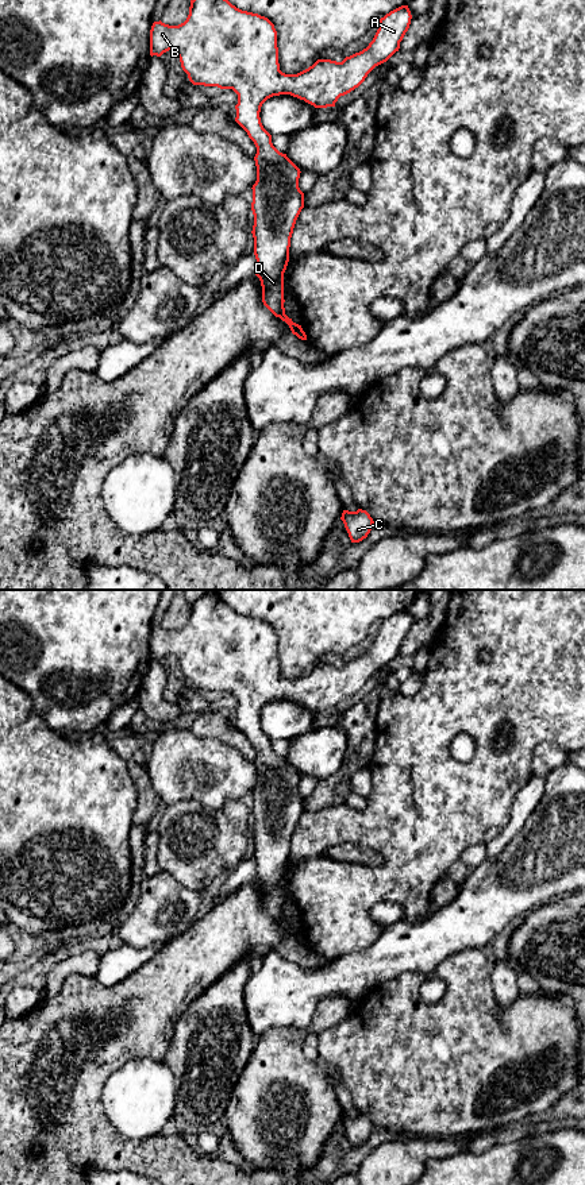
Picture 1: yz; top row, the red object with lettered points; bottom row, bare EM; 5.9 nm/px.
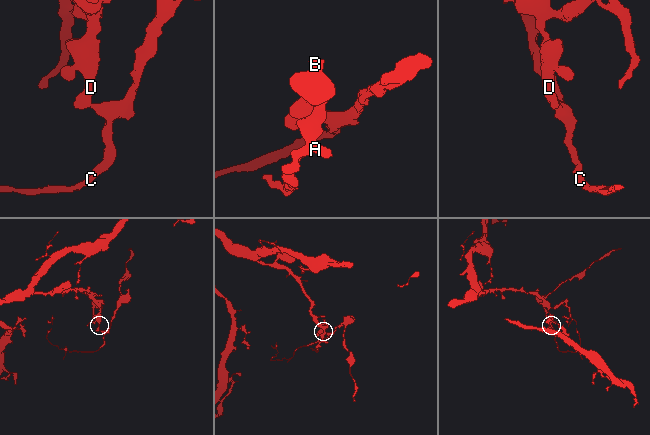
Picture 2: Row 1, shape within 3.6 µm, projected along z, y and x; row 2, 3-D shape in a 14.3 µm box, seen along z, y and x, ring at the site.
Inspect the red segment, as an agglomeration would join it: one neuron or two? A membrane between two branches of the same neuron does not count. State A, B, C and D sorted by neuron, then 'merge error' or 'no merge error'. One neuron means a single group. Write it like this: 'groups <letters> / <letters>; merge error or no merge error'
groups A B D / C; merge error

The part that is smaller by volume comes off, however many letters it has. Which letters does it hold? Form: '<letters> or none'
C

